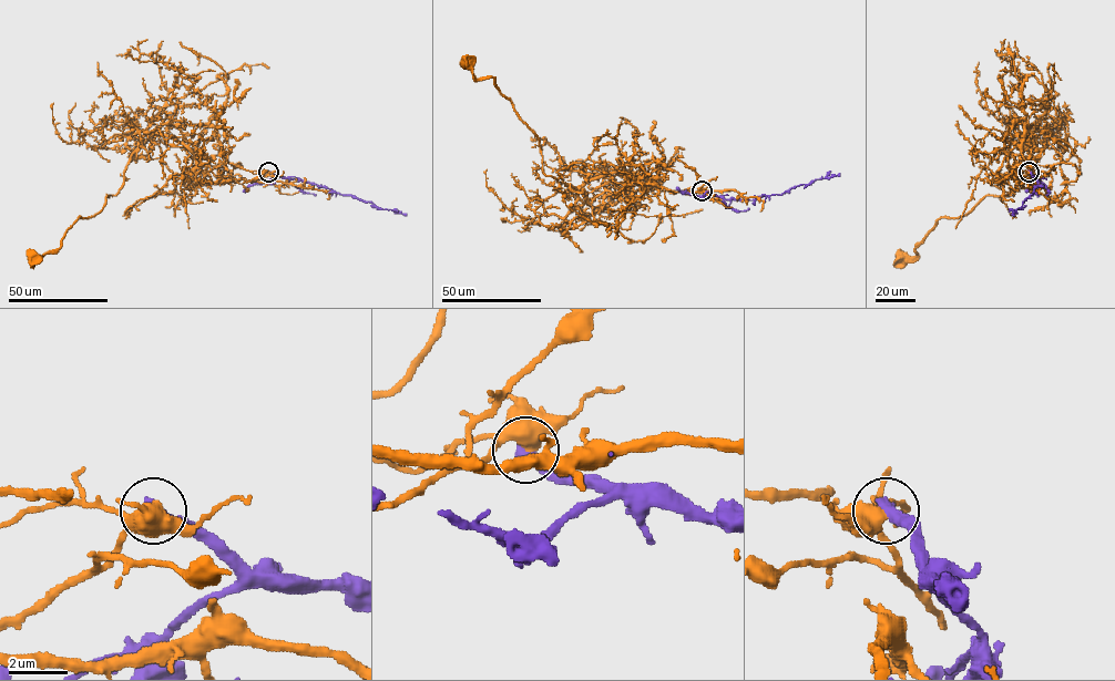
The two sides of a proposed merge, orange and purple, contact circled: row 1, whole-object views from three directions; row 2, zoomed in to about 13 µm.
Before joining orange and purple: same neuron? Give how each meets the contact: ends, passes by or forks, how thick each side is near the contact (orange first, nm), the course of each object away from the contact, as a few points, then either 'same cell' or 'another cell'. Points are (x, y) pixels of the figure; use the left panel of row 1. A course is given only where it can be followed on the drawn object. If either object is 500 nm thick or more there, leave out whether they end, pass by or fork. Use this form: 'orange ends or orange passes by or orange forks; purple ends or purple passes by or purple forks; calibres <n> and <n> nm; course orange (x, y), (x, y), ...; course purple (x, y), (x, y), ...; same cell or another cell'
calibres 440 and 500 nm; course orange (268, 172), (210, 183), (183, 144), (146, 133), (115, 195), (79, 218), (59, 248), (33, 257); course purple (268, 172), (407, 215); another cell

